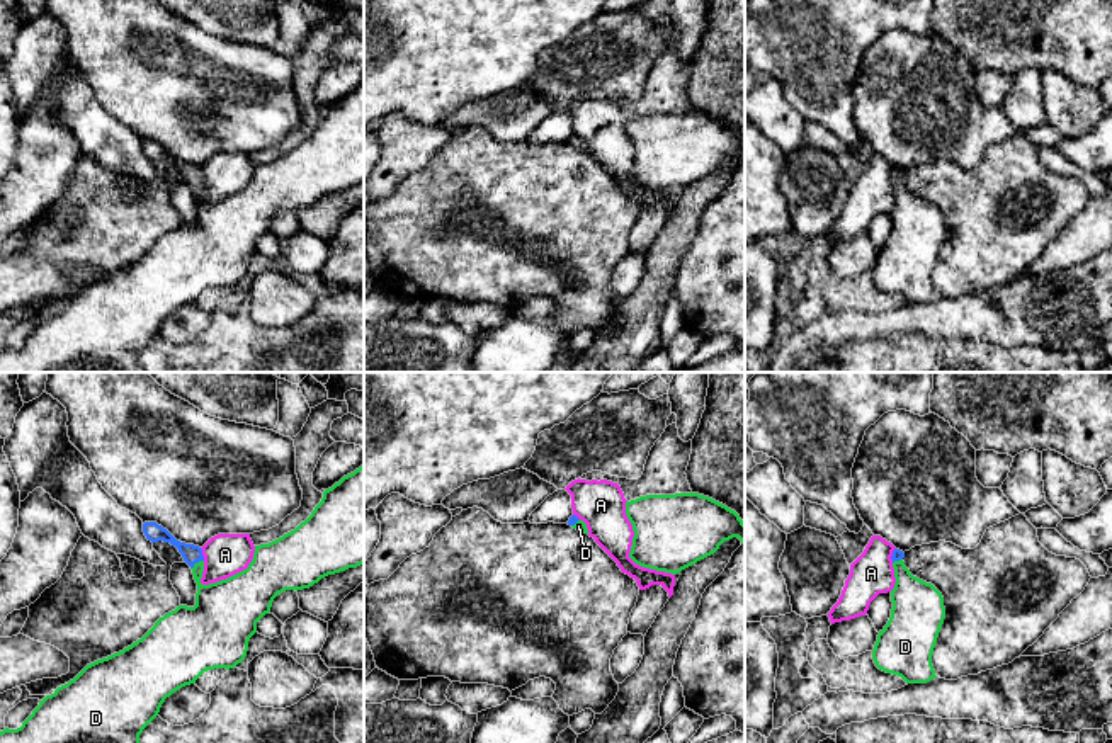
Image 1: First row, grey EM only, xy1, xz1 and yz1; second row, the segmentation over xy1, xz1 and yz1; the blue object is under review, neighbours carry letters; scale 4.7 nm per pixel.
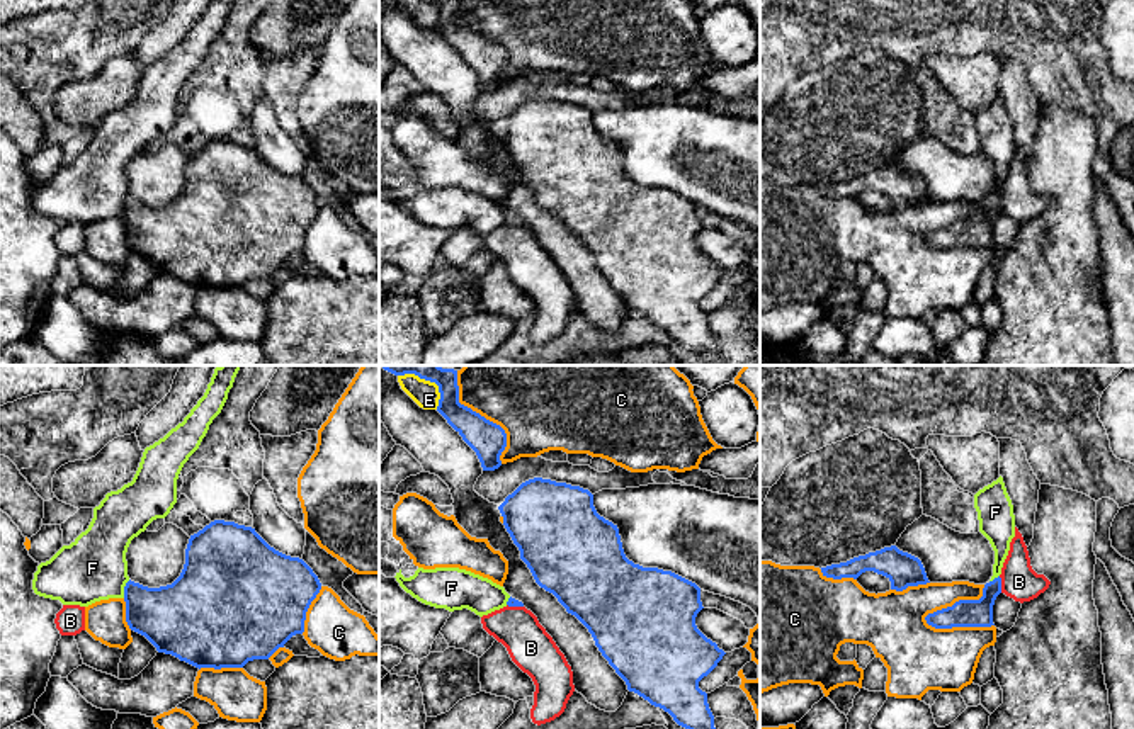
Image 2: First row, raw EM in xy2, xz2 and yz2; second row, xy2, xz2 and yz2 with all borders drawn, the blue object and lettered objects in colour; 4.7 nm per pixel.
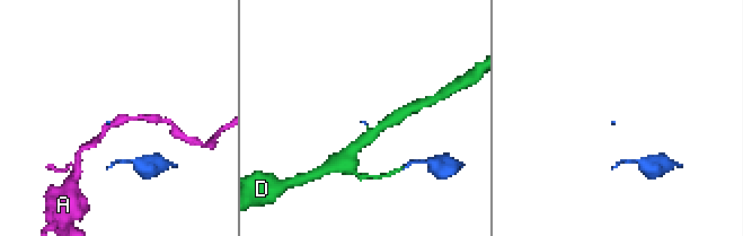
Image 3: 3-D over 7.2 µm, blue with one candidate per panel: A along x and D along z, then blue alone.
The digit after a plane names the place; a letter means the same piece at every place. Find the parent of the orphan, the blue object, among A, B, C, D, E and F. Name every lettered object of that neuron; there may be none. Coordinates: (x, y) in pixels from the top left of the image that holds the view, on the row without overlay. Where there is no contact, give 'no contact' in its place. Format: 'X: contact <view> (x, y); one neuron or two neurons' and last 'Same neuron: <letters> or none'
A: contact xy1 (201, 174); two neurons
B: contact yz2 (1000, 204); two neurons
C: contact yz2 (956, 221); two neurons
D: contact xy1 (196, 181); one neuron
E: contact xz2 (439, 11); two neurons
F: contact xy2 (124, 208); two neurons
Same neuron: D

